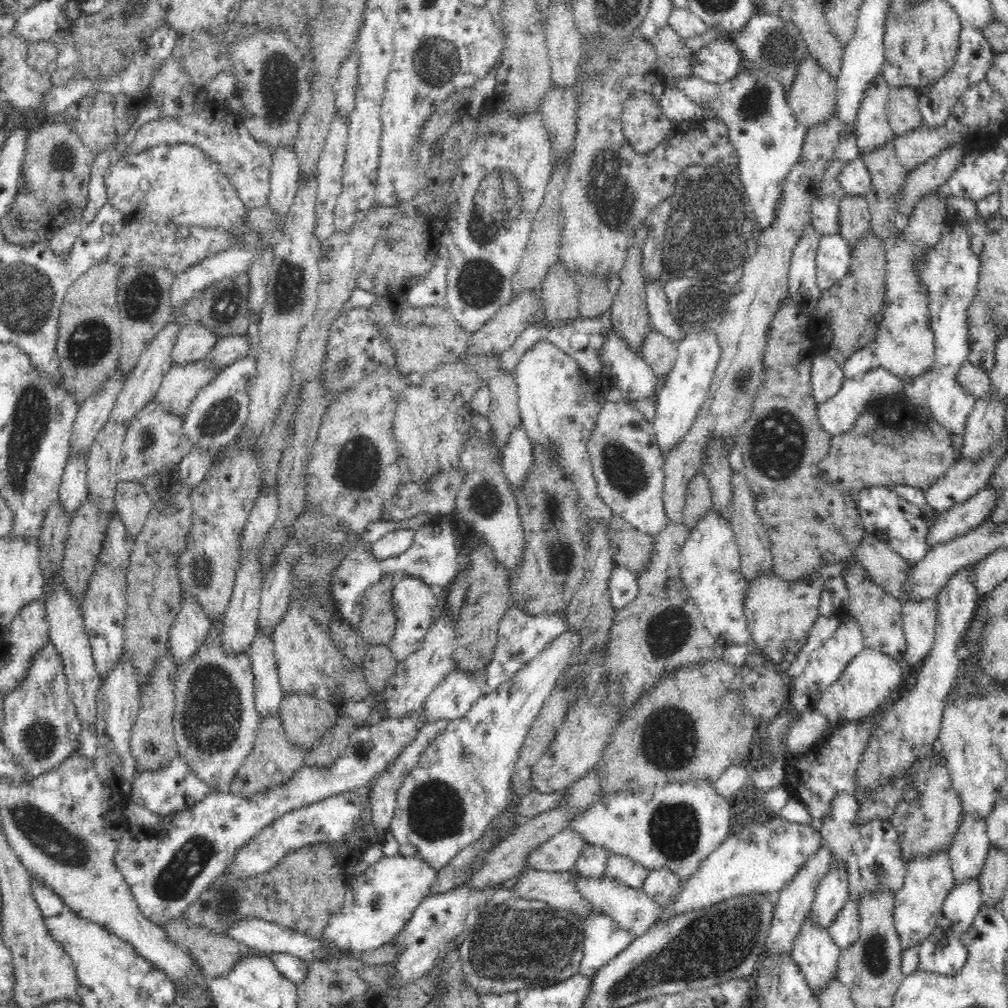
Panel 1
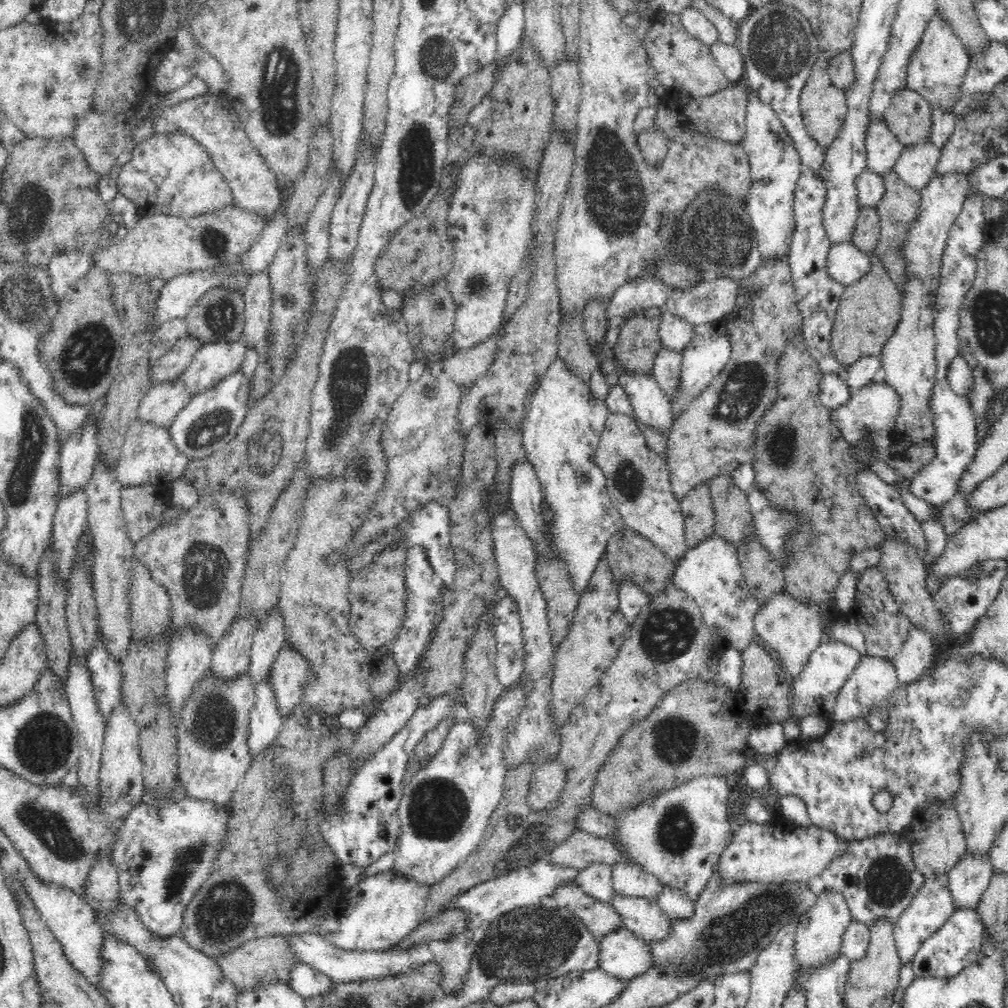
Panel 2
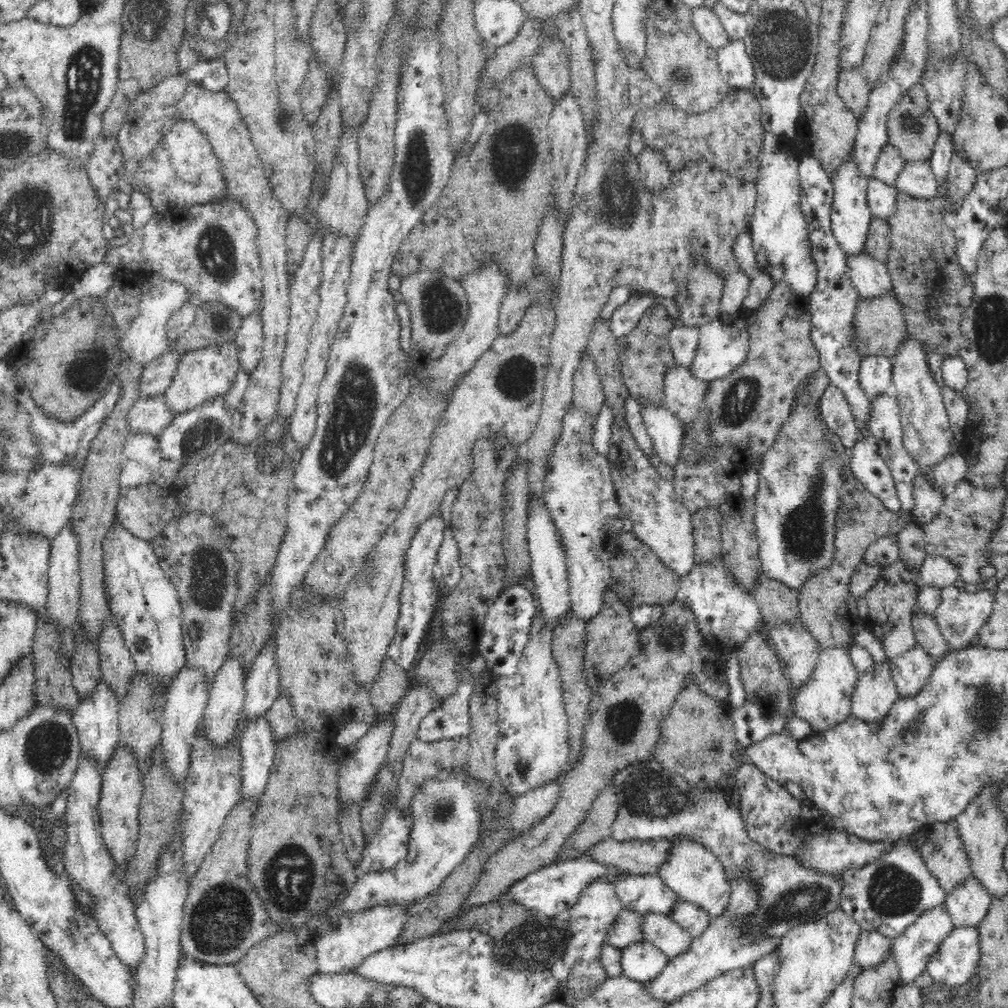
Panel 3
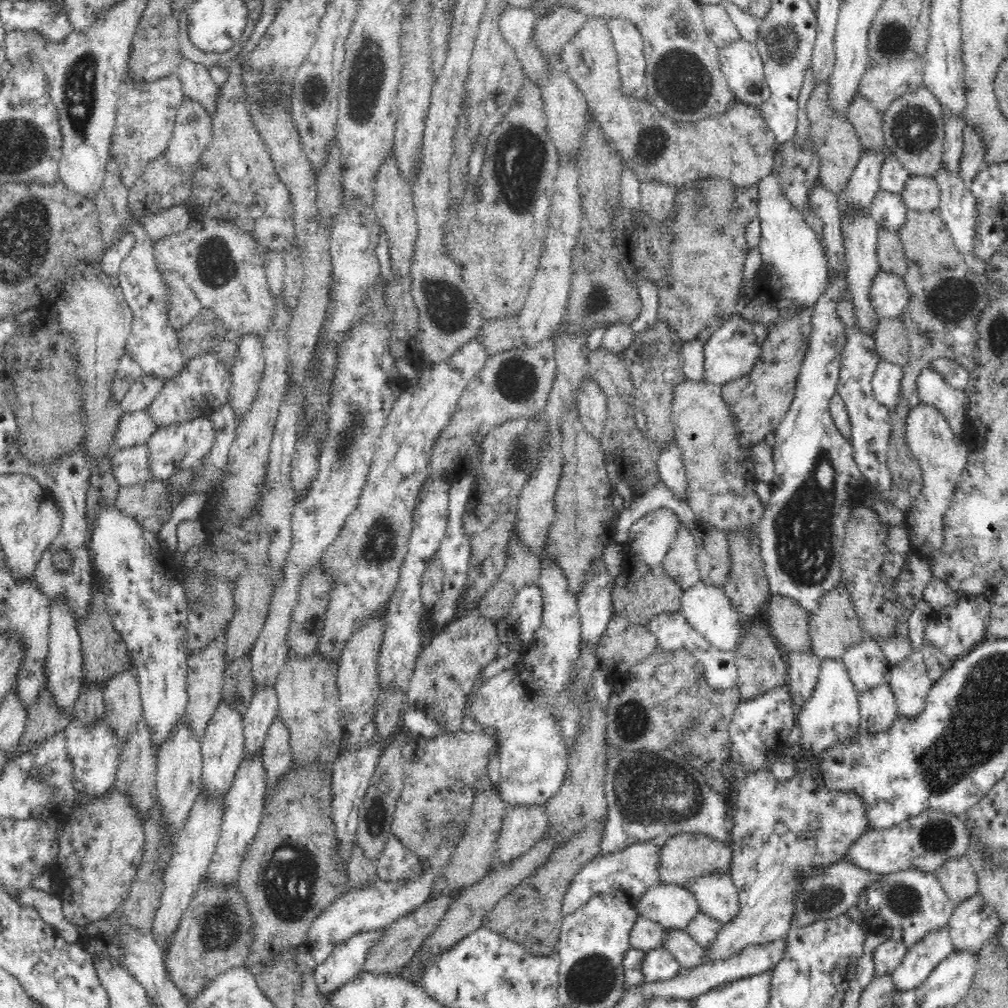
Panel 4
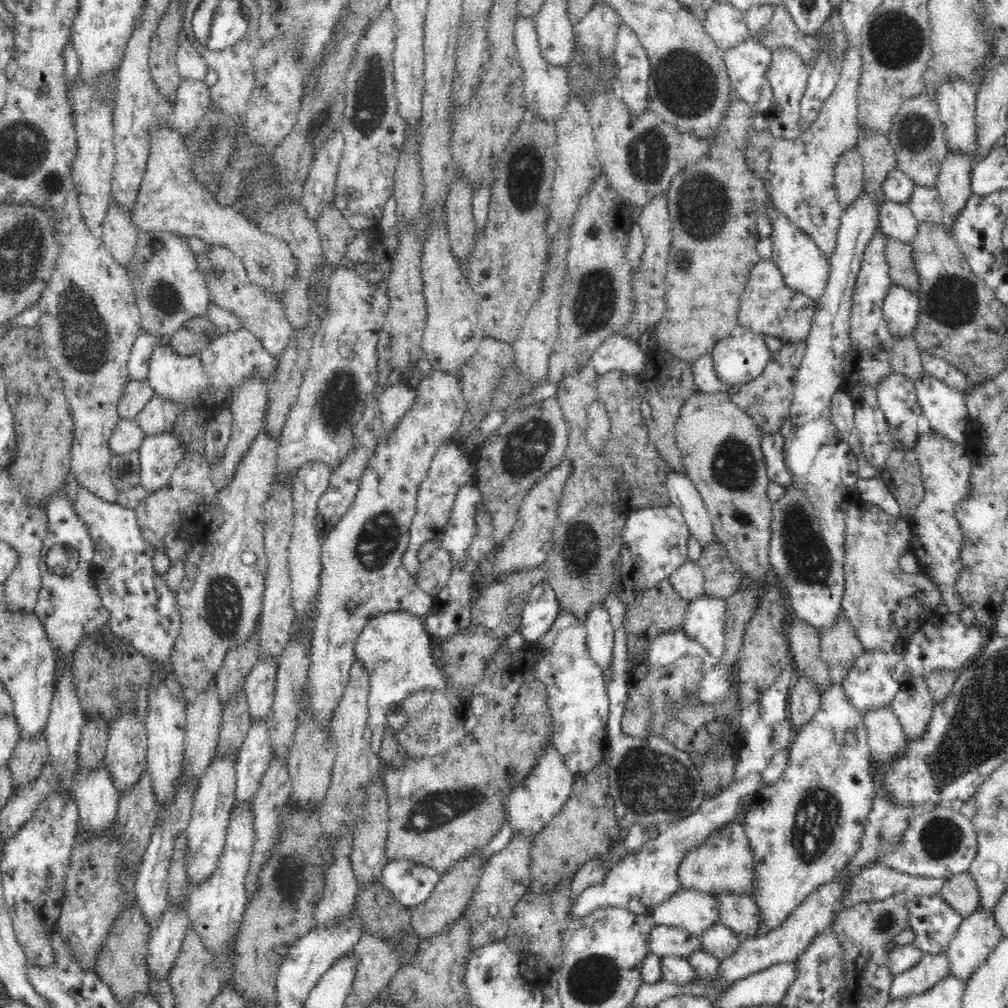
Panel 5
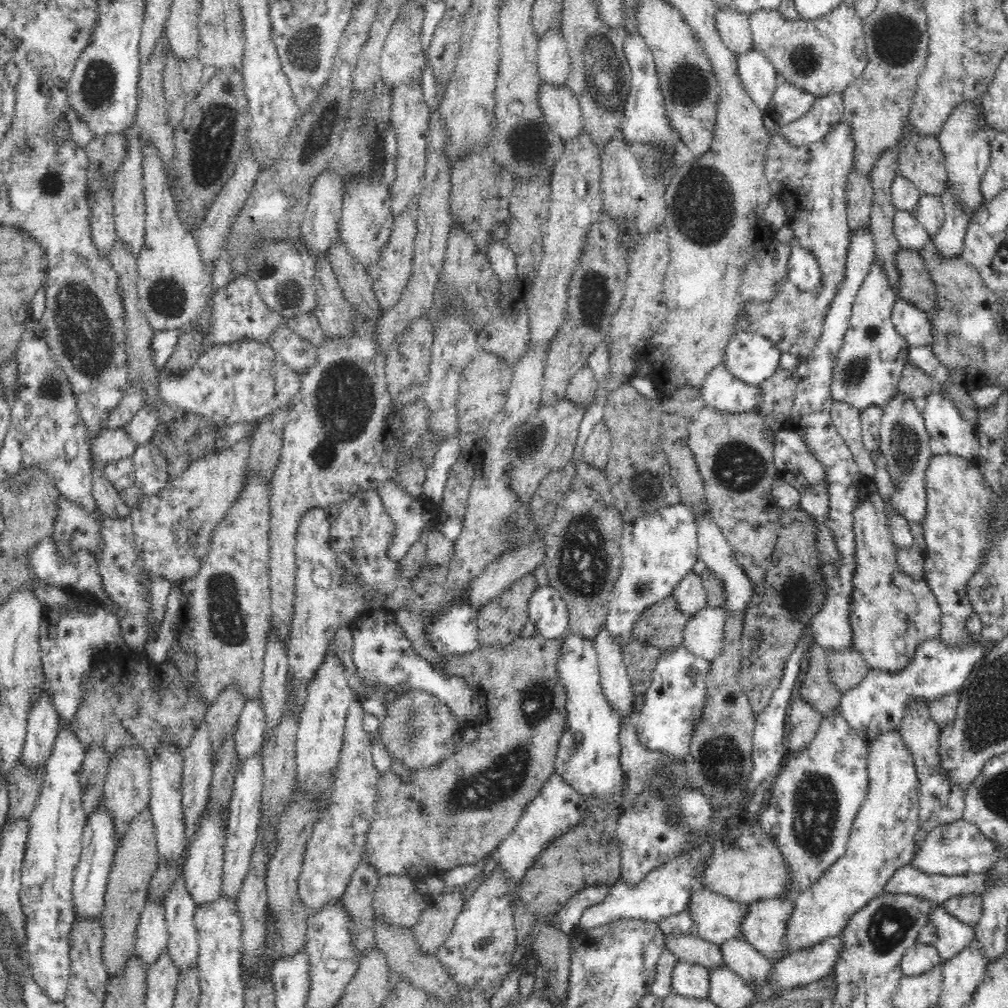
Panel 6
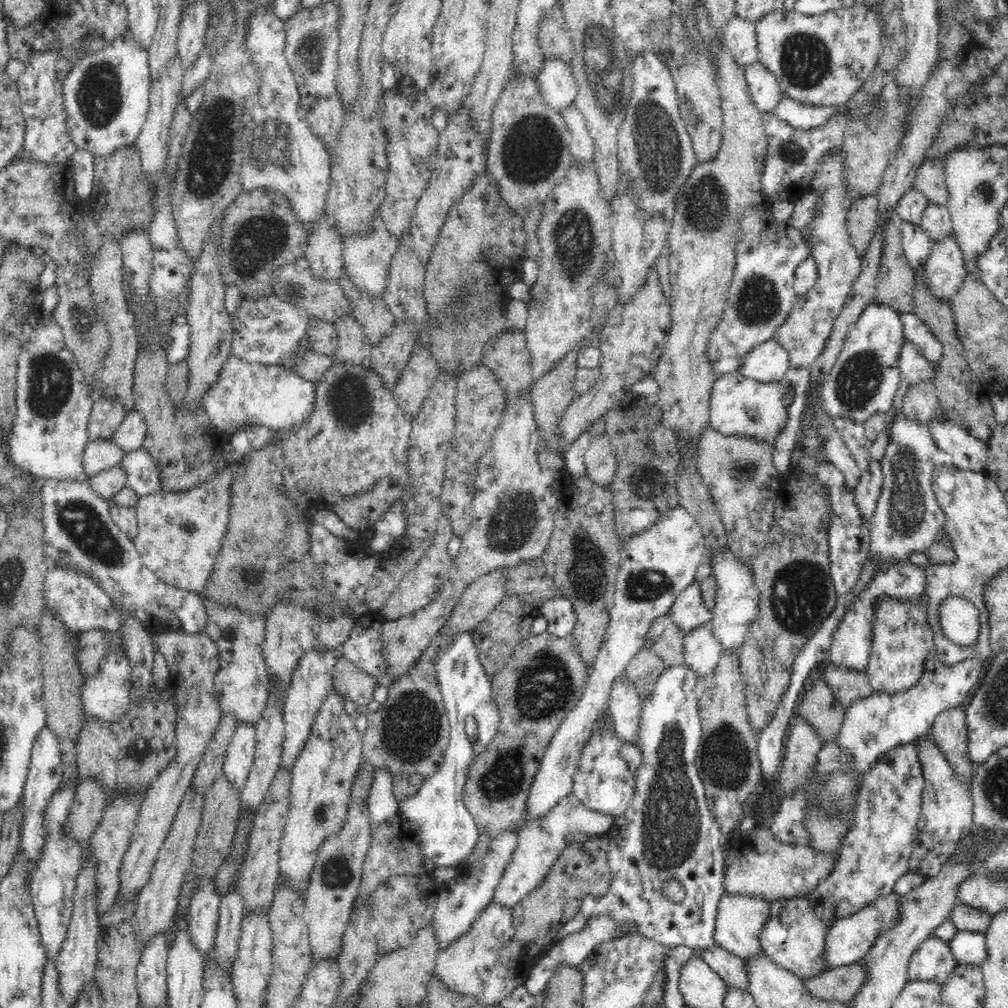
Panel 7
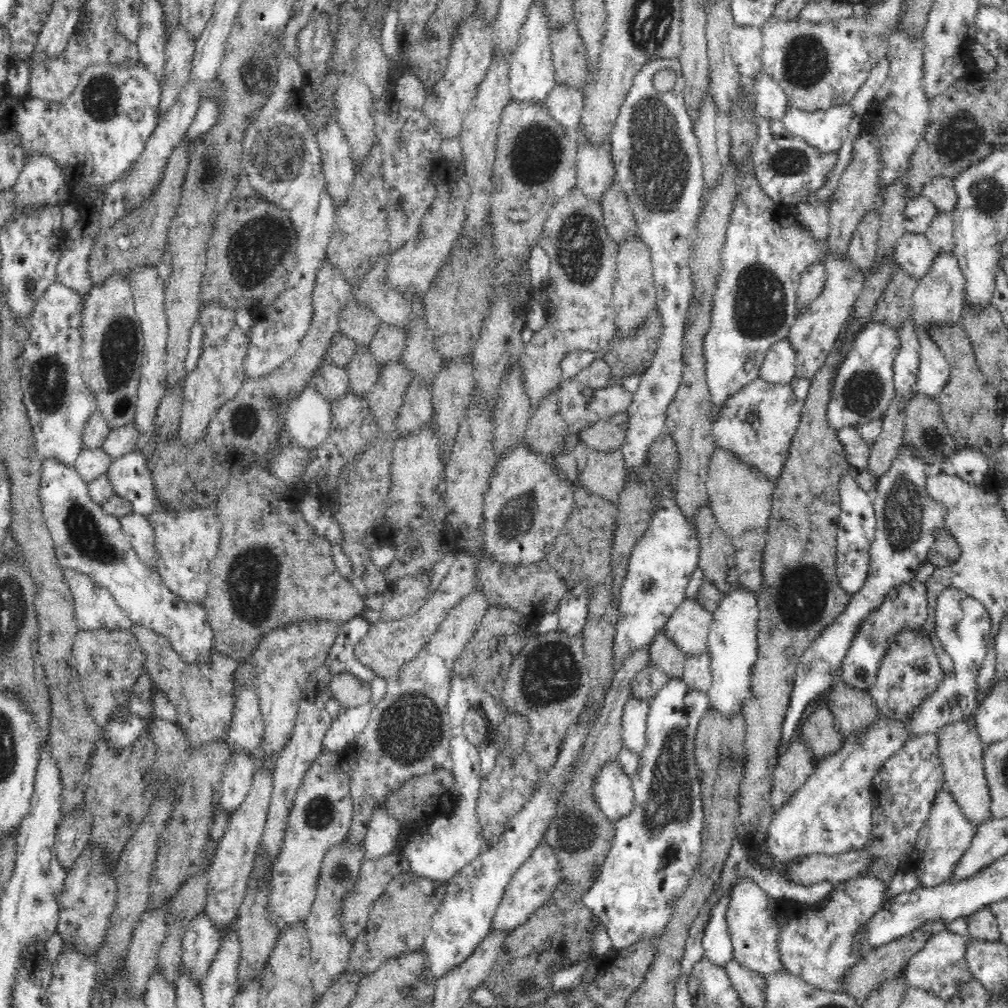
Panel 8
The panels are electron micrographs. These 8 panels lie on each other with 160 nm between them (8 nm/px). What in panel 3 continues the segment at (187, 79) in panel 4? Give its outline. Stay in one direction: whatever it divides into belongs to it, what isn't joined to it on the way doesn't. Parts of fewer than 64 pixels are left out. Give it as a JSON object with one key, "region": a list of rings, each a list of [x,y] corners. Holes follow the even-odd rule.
{"region":[[[188,82],[188,87],[182,100],[178,101],[177,112],[179,120],[193,122],[203,134],[207,136],[214,154],[221,164],[223,178],[227,182],[227,196],[250,212],[257,226],[257,238],[259,243],[259,258],[261,261],[261,278],[263,281],[263,308],[262,324],[264,333],[262,358],[260,358],[256,370],[249,376],[249,384],[242,402],[235,408],[232,418],[232,440],[240,444],[253,443],[262,434],[266,424],[270,424],[273,416],[277,414],[280,391],[282,387],[281,364],[287,339],[288,325],[290,323],[290,291],[291,283],[288,274],[288,248],[286,245],[287,220],[289,214],[280,204],[280,200],[273,193],[270,179],[264,172],[264,167],[257,150],[253,145],[250,131],[244,123],[244,119],[238,110],[237,104],[230,98],[225,90],[214,92],[206,90],[197,82]]]}

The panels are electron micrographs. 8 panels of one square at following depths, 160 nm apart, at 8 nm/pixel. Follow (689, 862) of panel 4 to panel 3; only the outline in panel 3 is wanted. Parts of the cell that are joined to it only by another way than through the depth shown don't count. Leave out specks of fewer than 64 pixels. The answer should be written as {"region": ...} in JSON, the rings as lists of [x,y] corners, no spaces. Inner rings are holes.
{"region":[[[610,836],[599,840],[582,857],[586,856],[622,873],[656,875],[660,866],[668,860],[670,850],[670,839],[632,839],[618,842]]]}

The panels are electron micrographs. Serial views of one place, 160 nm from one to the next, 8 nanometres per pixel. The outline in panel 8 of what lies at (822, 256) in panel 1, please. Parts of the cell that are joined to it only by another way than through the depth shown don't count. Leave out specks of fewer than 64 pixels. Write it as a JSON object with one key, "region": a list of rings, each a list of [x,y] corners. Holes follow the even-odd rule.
{"region":[[[916,324],[913,327],[920,343],[919,355],[921,358],[916,390],[920,393],[926,393],[928,396],[937,397],[943,392],[950,380],[950,366],[945,354],[927,330]]]}

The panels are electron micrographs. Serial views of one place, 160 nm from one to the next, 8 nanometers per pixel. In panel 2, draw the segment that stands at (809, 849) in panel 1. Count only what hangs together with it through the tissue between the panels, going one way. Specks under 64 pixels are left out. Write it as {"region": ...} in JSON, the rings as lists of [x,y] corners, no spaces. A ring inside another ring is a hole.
{"region":[[[770,822],[738,825],[715,868],[722,882],[808,883],[810,878],[820,876],[834,858],[848,850],[847,839],[812,824],[798,827],[790,822],[786,830],[774,830]]]}

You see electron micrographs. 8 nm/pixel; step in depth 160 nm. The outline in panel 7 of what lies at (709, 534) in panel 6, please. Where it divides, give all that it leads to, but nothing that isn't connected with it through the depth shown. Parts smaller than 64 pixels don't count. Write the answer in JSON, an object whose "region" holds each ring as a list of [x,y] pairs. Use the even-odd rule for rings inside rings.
{"region":[[[726,547],[711,558],[711,570],[717,580],[718,592],[716,604],[711,610],[713,617],[712,631],[714,639],[722,643],[721,649],[726,653],[739,656],[741,646],[746,640],[749,626],[759,613],[759,590],[753,579],[753,571],[746,562],[738,561],[733,552]]]}

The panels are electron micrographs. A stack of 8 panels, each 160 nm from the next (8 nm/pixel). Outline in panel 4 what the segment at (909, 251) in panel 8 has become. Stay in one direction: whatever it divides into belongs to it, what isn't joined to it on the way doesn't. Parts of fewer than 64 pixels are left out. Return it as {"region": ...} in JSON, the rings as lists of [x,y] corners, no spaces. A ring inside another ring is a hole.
{"region":[[[880,189],[872,201],[869,213],[880,227],[894,229],[898,234],[901,224],[906,222],[907,209],[900,193]]]}

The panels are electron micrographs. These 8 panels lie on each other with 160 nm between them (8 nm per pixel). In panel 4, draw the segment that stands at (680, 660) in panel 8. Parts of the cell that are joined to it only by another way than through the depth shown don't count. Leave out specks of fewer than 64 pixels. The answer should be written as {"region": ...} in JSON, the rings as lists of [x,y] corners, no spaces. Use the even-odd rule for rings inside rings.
{"region":[[[622,550],[622,554],[620,574],[611,589],[613,612],[636,624],[646,626],[651,618],[663,612],[678,611],[681,607],[681,596],[684,590],[668,575],[666,569],[663,566],[650,569],[646,563],[642,563],[642,559],[638,558],[636,553],[633,556],[626,556]]]}

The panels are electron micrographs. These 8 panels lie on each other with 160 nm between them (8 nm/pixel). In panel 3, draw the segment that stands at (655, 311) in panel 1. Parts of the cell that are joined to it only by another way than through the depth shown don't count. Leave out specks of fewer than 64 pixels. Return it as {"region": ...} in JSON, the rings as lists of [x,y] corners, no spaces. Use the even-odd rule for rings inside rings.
{"region":[[[678,322],[669,332],[668,338],[675,364],[690,368],[699,341],[698,327],[688,327]]]}

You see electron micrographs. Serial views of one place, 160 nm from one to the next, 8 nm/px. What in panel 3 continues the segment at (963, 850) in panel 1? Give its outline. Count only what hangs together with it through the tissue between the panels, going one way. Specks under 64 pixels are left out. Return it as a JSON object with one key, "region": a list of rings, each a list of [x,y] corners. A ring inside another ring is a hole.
{"region":[[[972,874],[947,893],[944,903],[954,926],[977,927],[987,913],[992,897]]]}

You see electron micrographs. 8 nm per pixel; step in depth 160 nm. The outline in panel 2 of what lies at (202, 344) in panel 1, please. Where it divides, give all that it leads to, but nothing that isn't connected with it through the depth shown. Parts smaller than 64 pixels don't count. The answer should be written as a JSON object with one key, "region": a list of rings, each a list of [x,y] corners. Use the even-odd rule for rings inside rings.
{"region":[[[190,335],[179,338],[176,344],[156,362],[155,366],[150,365],[150,381],[153,385],[158,383],[170,383],[178,380],[189,368],[194,354],[201,347],[200,341]]]}

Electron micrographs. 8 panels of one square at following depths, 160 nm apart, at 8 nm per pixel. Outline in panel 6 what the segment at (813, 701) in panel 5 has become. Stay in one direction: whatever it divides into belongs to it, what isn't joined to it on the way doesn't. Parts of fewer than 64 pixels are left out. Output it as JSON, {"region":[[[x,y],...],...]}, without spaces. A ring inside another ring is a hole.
{"region":[[[802,697],[794,698],[789,706],[787,735],[790,741],[790,754],[798,754],[816,736],[823,715],[806,703]]]}

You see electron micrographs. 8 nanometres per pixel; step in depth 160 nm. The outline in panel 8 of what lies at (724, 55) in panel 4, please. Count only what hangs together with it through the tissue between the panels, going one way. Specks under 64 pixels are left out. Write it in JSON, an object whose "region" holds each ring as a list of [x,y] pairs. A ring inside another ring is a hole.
{"region":[[[760,69],[754,75],[751,91],[758,116],[782,120],[789,102],[783,88],[770,75]]]}

